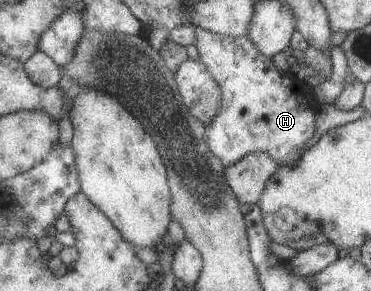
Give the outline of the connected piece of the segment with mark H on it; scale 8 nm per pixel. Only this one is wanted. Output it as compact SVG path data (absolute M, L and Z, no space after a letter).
M195 27L200 60L221 87L223 105L205 127L205 141L224 166L233 165L246 155L263 151L275 163L295 164L297 153L315 135L315 113L319 103L313 88L292 71L282 71L269 56L263 55L247 36L227 37Z

